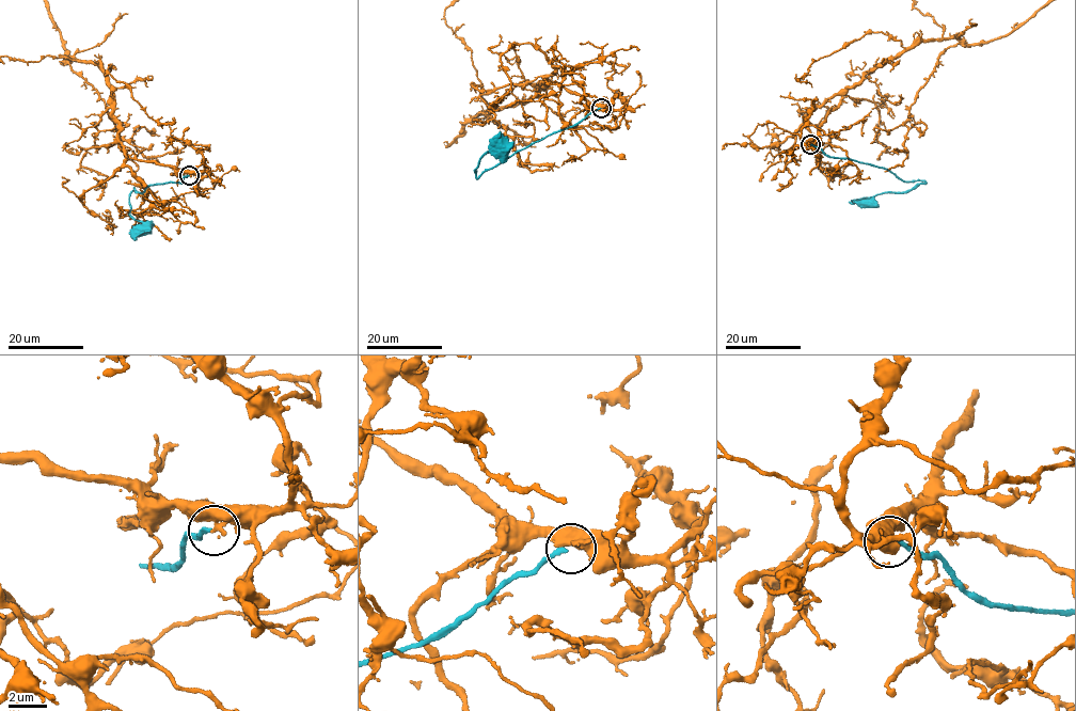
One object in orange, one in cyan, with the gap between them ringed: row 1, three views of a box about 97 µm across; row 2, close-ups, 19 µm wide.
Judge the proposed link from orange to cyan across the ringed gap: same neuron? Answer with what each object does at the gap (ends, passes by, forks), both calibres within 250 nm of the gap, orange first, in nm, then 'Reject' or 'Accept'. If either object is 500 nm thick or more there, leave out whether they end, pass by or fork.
At the ring orange ends. At the ring cyan ends. Thickness 360 nm (orange) against 200 nm. Reject

